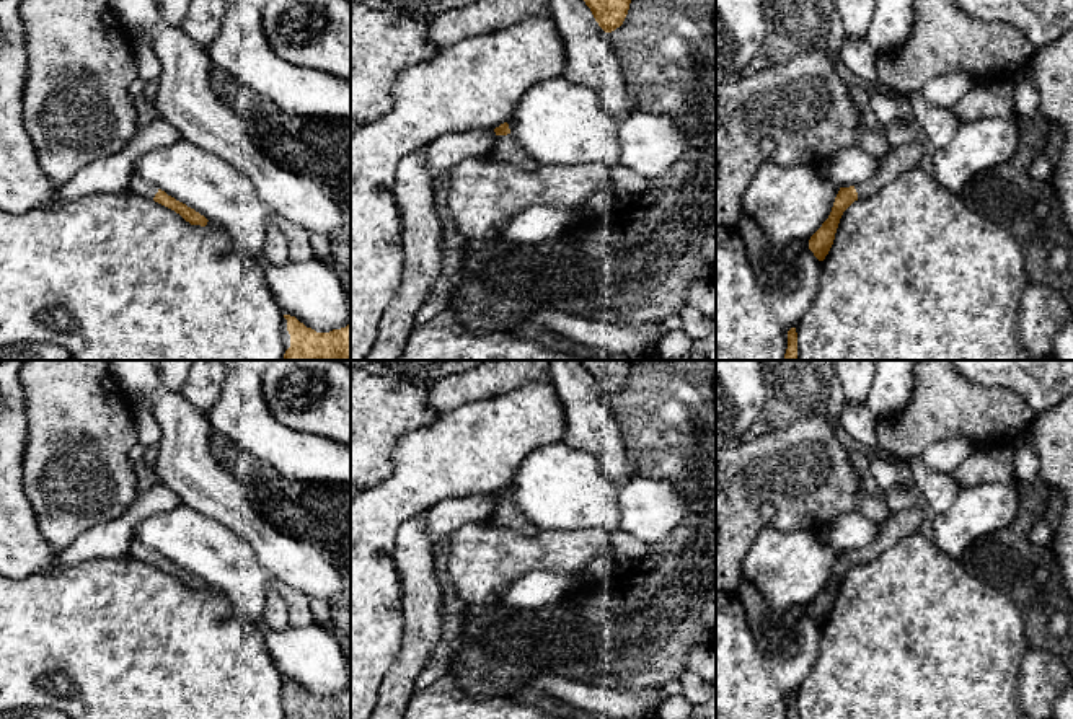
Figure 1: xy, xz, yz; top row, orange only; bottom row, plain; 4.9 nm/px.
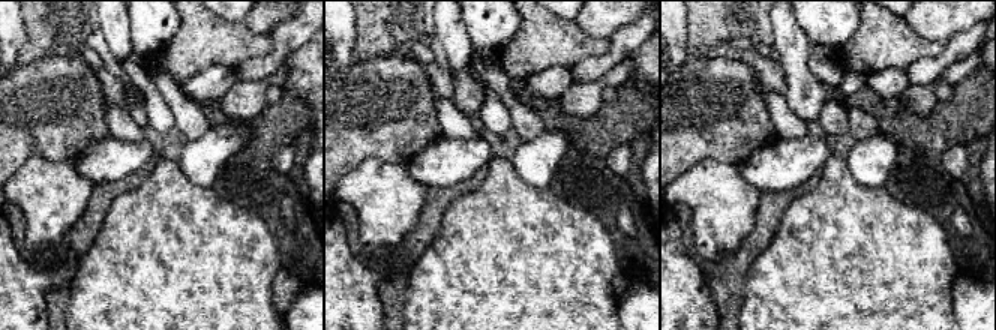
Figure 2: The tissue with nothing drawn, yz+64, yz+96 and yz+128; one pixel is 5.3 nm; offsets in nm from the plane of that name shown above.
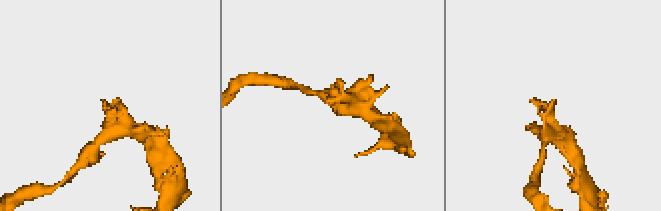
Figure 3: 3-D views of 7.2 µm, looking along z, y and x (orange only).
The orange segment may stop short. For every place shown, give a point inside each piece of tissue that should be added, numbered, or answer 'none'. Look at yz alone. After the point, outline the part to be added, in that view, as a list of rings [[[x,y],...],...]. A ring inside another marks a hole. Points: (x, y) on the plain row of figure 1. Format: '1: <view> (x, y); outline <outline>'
1: yz (896, 527); outline [[[910,502],[903,510],[889,515],[882,523],[877,538],[854,551],[858,564],[866,564],[879,558],[884,551],[892,548],[902,538],[916,533],[925,520],[925,510]]]

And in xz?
1: xz (506, 514); outline [[[512,499],[496,501],[492,520],[496,525],[510,528],[520,535],[533,536],[540,530],[527,520]]]

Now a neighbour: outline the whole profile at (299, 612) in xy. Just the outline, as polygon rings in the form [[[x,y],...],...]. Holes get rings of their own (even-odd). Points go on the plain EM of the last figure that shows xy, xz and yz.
[[[269,579],[269,582],[274,587],[274,590],[279,592],[280,597],[284,598],[289,626],[305,628],[315,623],[311,615],[310,598],[305,593],[276,579]]]

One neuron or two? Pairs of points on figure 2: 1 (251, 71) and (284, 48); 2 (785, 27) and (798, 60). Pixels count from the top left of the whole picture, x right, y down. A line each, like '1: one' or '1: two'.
1: one
2: one

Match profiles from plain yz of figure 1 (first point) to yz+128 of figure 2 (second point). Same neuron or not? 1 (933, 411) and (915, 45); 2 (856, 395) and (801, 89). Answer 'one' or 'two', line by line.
1: one
2: one

